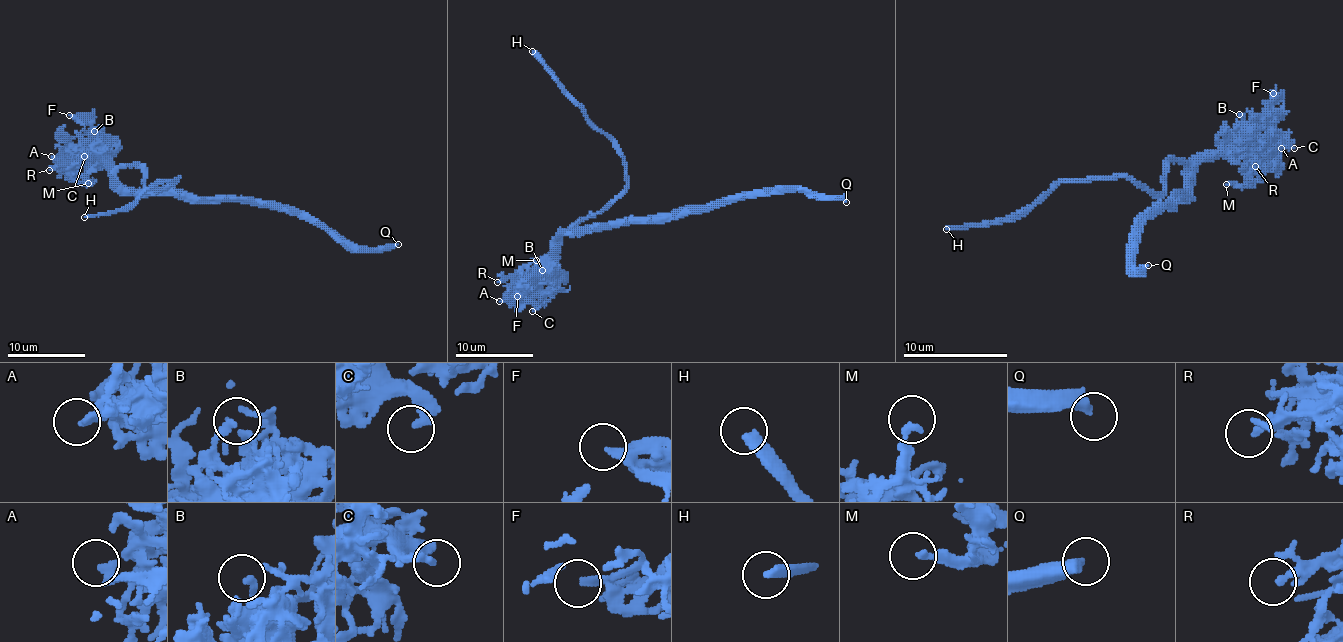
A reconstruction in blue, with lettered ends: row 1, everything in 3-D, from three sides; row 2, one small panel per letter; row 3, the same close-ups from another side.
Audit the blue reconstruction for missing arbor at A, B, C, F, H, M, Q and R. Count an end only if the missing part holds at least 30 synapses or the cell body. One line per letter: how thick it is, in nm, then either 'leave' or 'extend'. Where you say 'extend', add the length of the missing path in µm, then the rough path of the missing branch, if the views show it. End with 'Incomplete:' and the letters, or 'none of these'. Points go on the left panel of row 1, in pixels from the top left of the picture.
A: calibre 240 nm; leave
B: calibre 200 nm; leave
C: calibre 300 nm; leave
F: calibre 240 nm; leave
H: calibre 320 nm; extend; missing 10 µm; course (84, 217), (59, 217), (55, 221), (55, 236), (43, 242)
M: calibre 260 nm; leave
Q: calibre 400 nm; leave
R: calibre 120 nm; leave
Incomplete: H

